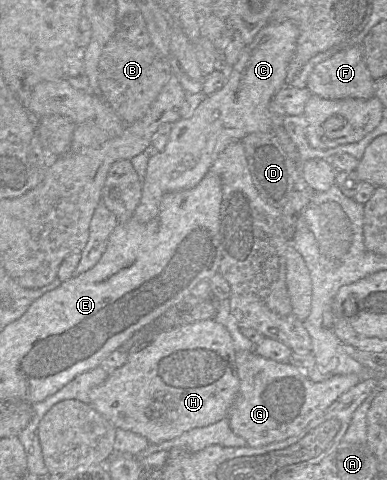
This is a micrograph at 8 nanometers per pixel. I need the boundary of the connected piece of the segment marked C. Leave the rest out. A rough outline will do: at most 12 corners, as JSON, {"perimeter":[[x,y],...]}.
{"perimeter":[[267,23],[226,84],[186,95],[133,213],[195,187],[220,153],[273,131],[298,27]]}

